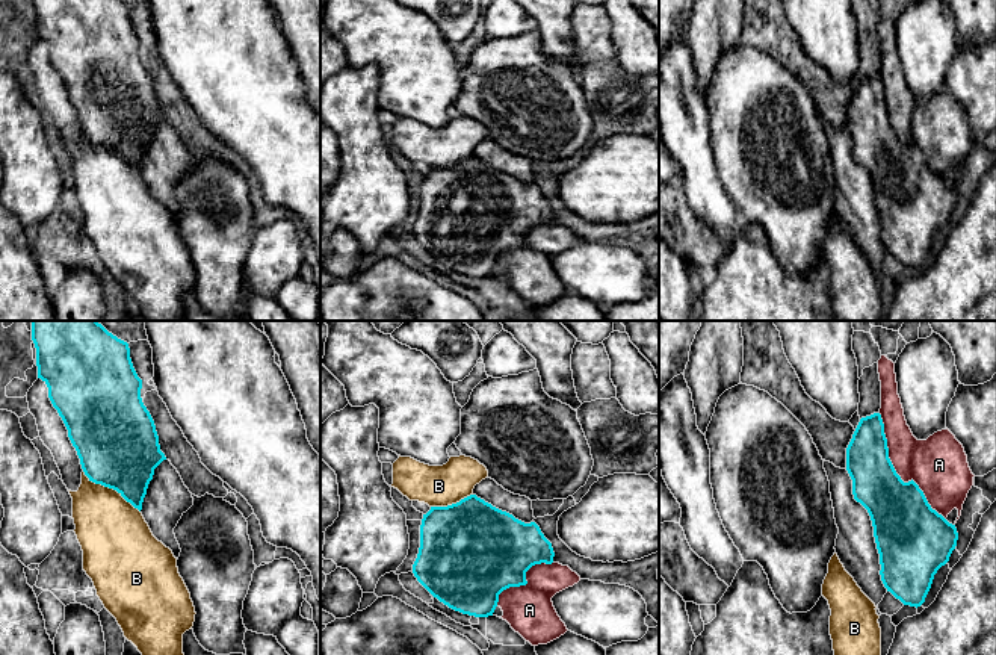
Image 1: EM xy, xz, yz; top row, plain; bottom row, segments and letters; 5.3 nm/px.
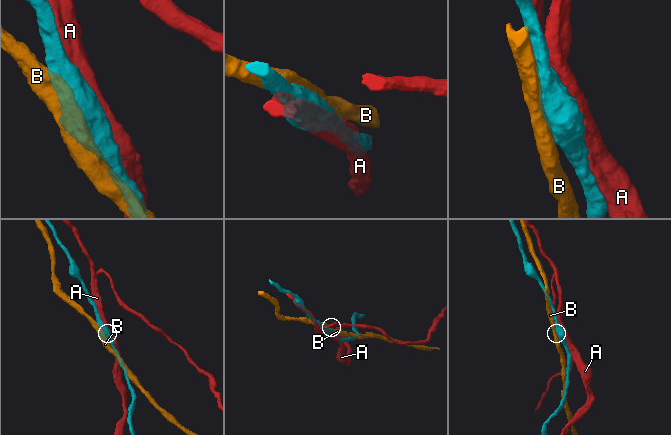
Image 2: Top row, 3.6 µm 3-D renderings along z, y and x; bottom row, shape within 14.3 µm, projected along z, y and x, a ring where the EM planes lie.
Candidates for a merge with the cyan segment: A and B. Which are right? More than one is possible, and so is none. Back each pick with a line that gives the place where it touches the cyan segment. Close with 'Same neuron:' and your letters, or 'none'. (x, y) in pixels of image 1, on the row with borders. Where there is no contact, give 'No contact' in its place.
Same neuron: none

